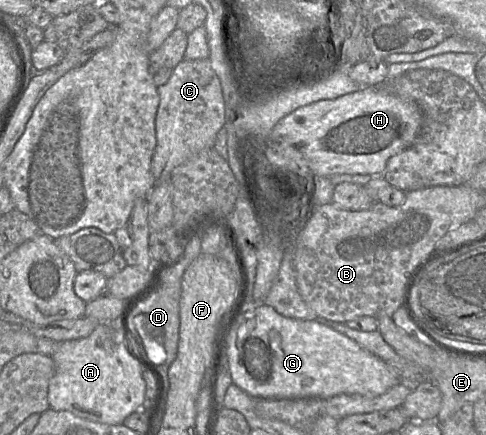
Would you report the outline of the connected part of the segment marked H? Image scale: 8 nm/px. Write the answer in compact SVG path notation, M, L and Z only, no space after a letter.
M384 85L379 87L362 87L361 90L355 93L349 93L340 96L336 99L331 100L320 100L309 105L305 105L297 108L290 114L283 117L272 129L268 139L266 141L285 141L288 144L294 145L304 156L307 161L310 171L315 177L330 177L332 175L342 175L342 174L382 174L386 168L388 160L394 155L402 152L403 150L410 147L417 136L419 135L422 128L422 113L420 108L412 101L399 98L391 93L384 90Z

